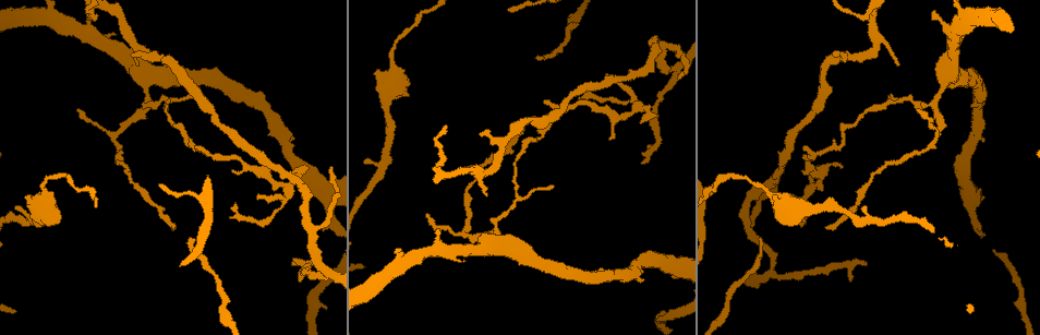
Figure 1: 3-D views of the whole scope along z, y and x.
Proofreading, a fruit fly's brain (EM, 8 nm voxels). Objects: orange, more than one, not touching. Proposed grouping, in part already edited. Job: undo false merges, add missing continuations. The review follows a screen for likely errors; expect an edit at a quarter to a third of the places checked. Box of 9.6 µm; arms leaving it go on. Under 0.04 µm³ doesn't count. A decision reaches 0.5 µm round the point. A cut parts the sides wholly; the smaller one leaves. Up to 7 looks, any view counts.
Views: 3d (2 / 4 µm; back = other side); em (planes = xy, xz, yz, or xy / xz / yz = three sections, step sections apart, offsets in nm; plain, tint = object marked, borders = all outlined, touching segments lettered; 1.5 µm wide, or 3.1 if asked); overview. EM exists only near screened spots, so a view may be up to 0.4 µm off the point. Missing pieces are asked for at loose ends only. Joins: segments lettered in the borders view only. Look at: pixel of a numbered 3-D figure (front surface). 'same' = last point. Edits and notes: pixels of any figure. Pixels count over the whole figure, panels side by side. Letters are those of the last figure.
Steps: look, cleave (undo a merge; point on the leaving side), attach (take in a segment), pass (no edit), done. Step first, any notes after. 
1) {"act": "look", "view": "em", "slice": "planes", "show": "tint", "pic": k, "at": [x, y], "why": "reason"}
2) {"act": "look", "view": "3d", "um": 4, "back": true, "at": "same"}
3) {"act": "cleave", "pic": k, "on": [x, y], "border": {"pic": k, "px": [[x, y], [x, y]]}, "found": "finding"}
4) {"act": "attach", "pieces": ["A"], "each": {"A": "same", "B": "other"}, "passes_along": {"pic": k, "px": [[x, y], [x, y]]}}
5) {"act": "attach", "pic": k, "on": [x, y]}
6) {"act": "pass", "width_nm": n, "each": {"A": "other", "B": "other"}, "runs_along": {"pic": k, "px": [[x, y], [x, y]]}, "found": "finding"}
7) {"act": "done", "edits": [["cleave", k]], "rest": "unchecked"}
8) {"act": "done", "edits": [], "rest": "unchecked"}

{"act": "look", "view": "em", "slice": "xz", "step": 4, "show": "tint", "pic": 1, "at": [860, 16], "why": "sharp bend"}

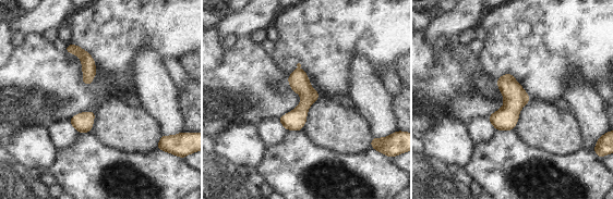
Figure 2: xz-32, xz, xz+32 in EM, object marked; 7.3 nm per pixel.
{"act": "look", "view": "em", "slice": "planes", "show": "tint", "at": "same", "why": "cut it another way"}

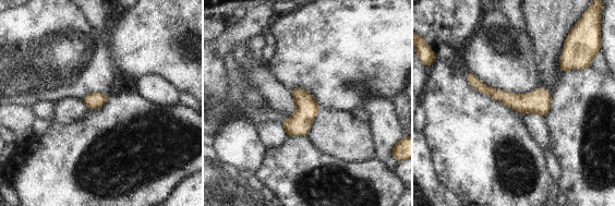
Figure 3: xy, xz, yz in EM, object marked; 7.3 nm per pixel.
{"act": "look", "view": "em", "slice": "planes", "show": "borders", "at": "same"}

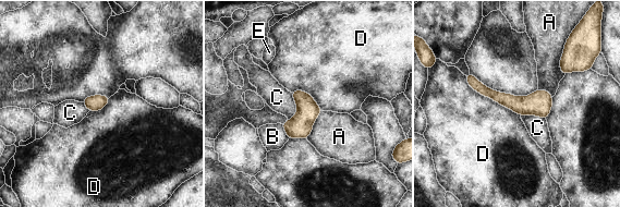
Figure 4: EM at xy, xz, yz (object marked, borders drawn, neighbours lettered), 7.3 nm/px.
{"act": "pass", "width_nm": 120, "each": {"A": "other", "B": "other", "C": "other", "D": "other", "E": "other"}, "border": {"pic": 4, "px": [[464, 75], [474, 89], [520, 117]]}, "found": "one neuron here"}

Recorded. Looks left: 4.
{"act": "look", "view": "3d", "um": 2, "pic": 1, "at": [427, 213], "why": "branch stops here"}

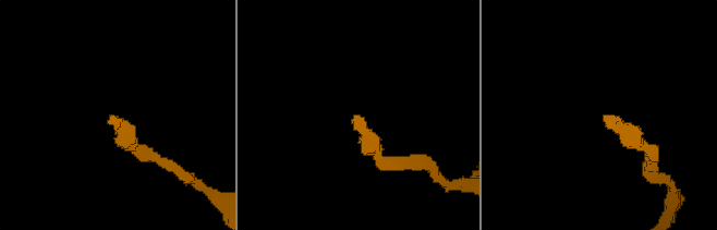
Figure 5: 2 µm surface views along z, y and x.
{"act": "look", "view": "em", "slice": "planes", "show": "borders", "pic": 5, "at": [607, 116], "why": "need the tissue"}

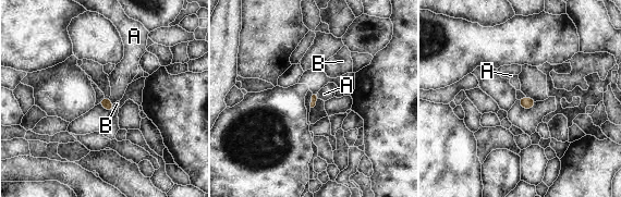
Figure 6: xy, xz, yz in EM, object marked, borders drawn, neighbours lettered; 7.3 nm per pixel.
{"act": "pass", "each": {"A": "other", "B": "other"}, "found": "no lettered segment goes on from it"}

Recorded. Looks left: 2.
{"act": "look", "view": "3d", "um": 4, "pic": 1, "at": [365, 162], "why": "an open end"}

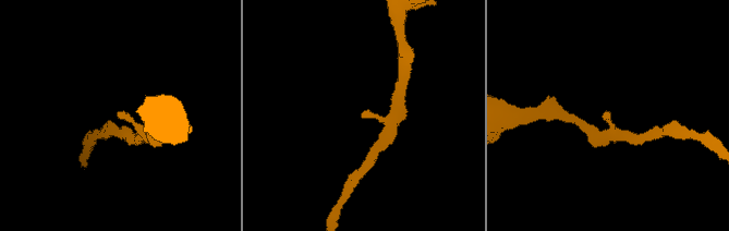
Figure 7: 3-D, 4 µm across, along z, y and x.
{"act": "look", "view": "em", "slice": "planes", "show": "borders", "pic": 7, "at": [608, 113], "why": "now the EM"}

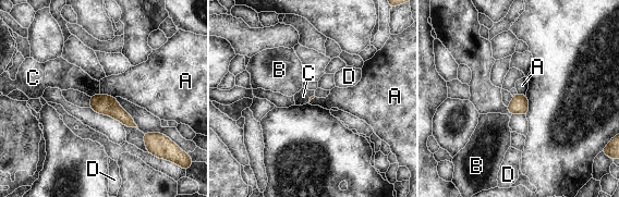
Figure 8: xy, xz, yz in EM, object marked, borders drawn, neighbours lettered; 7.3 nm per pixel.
{"act": "pass", "each": {"A": "other", "B": "other", "C": "other", "D": "other"}, "border": {"pic": 8, "px": [[99, 94], [114, 97]]}, "found": "none of them fits"}

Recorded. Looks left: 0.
{"act": "done", "edits": [], "rest": "unchecked"}

